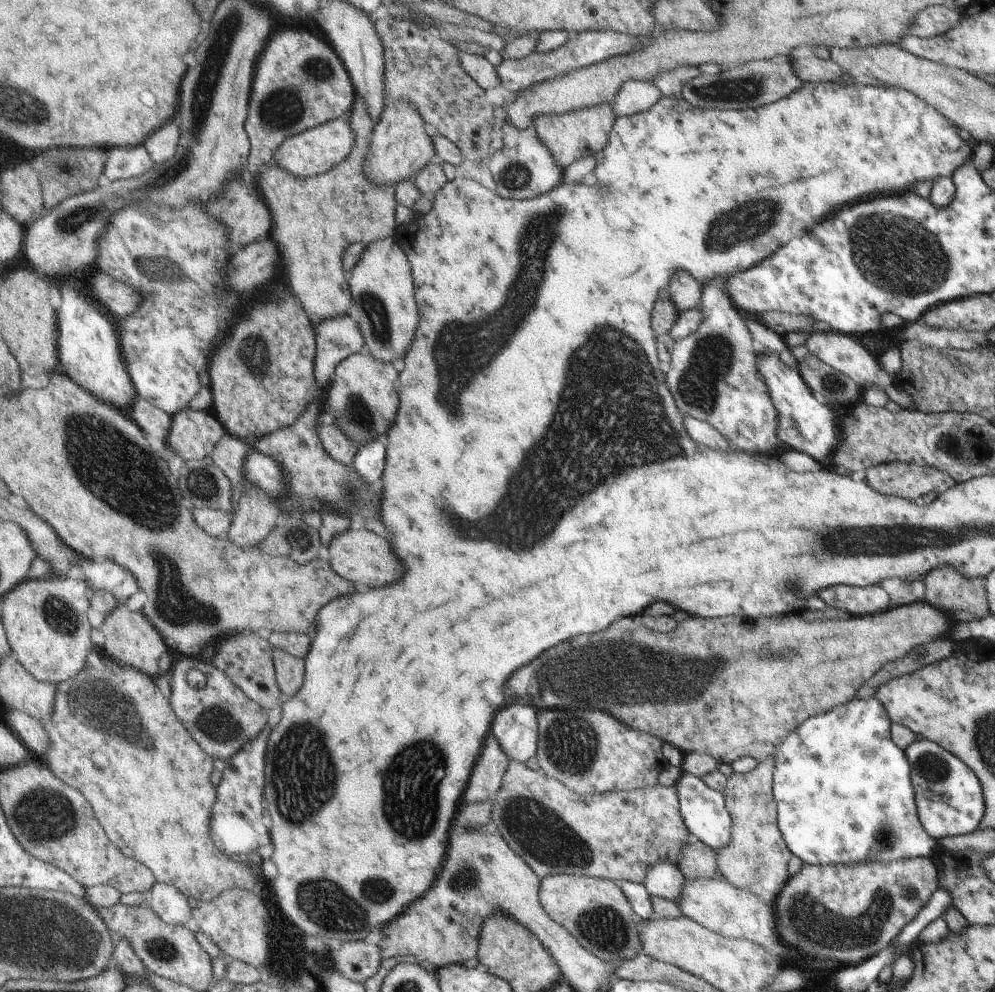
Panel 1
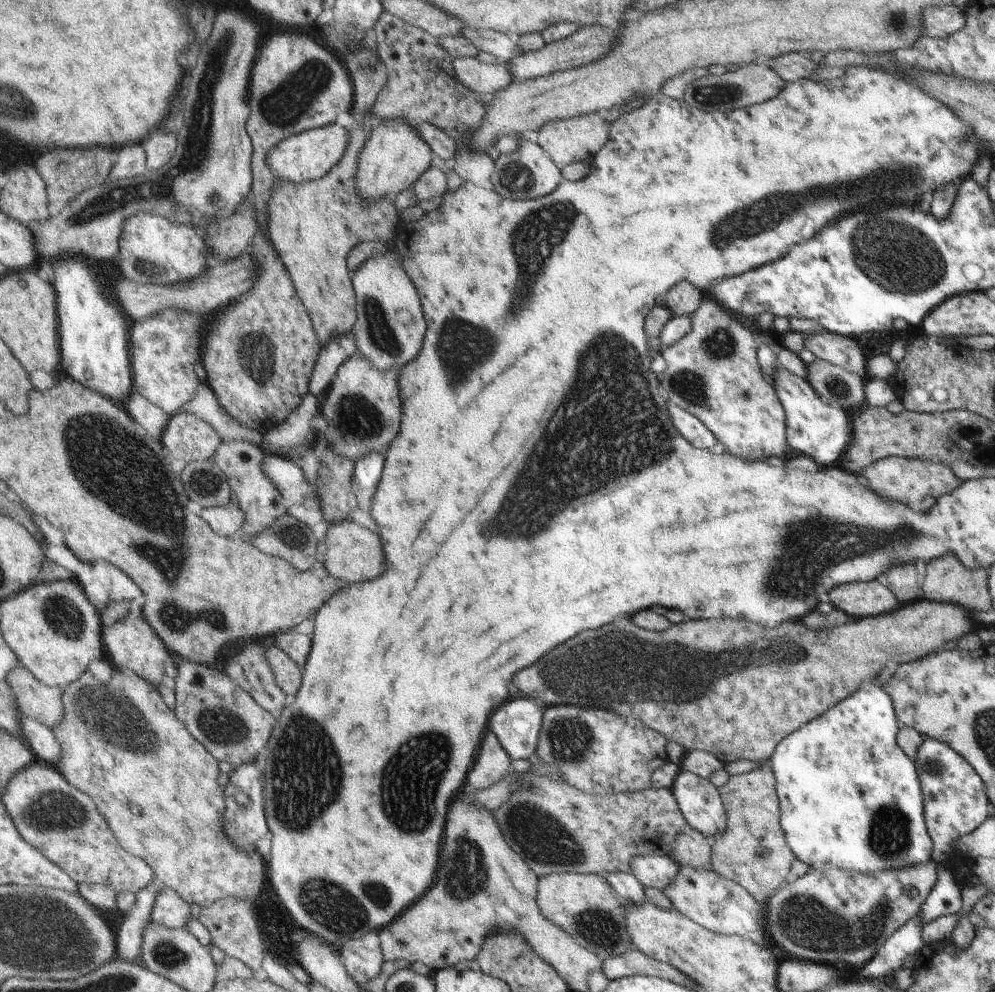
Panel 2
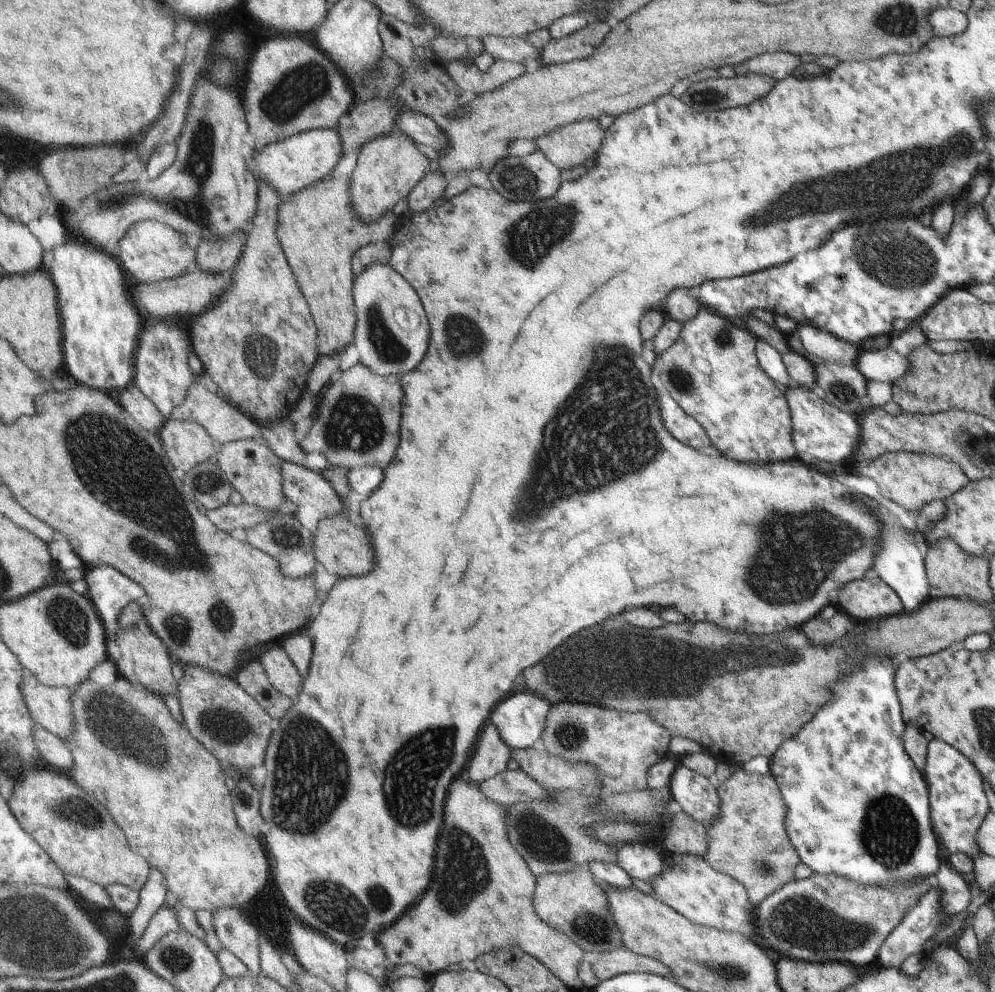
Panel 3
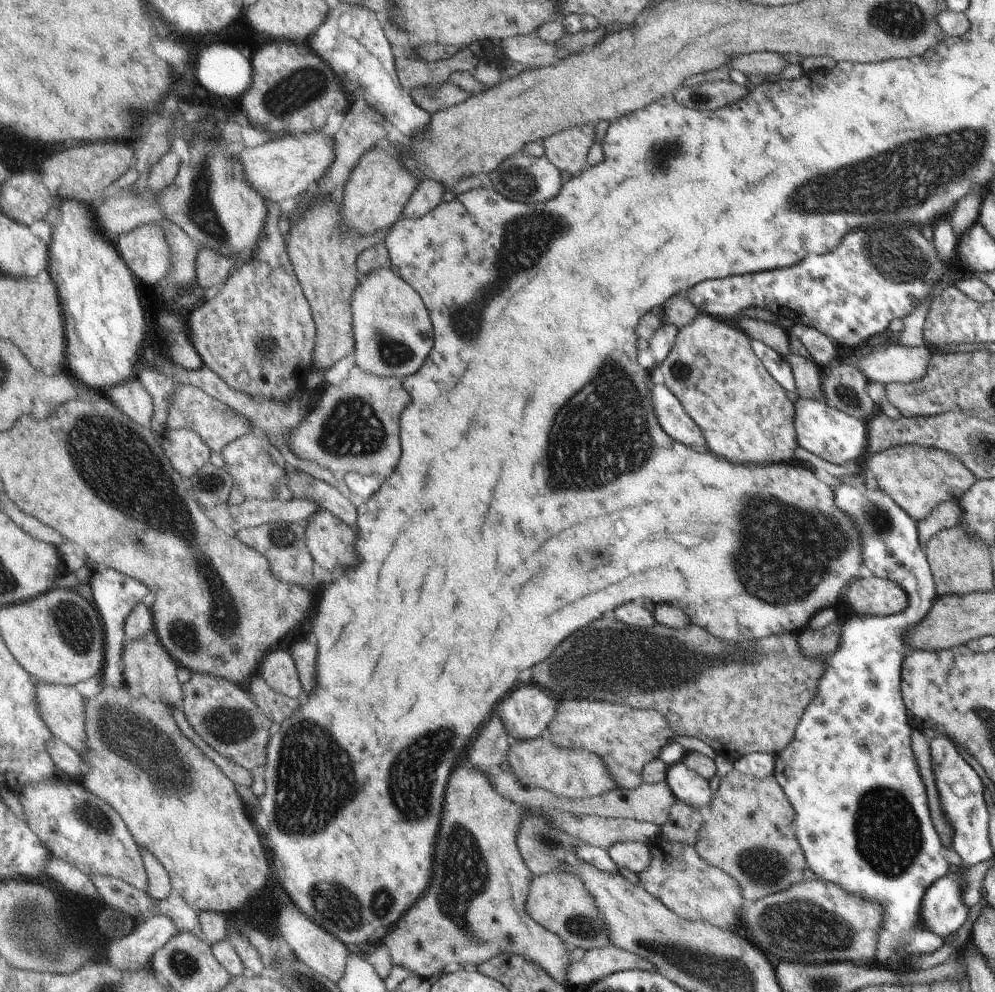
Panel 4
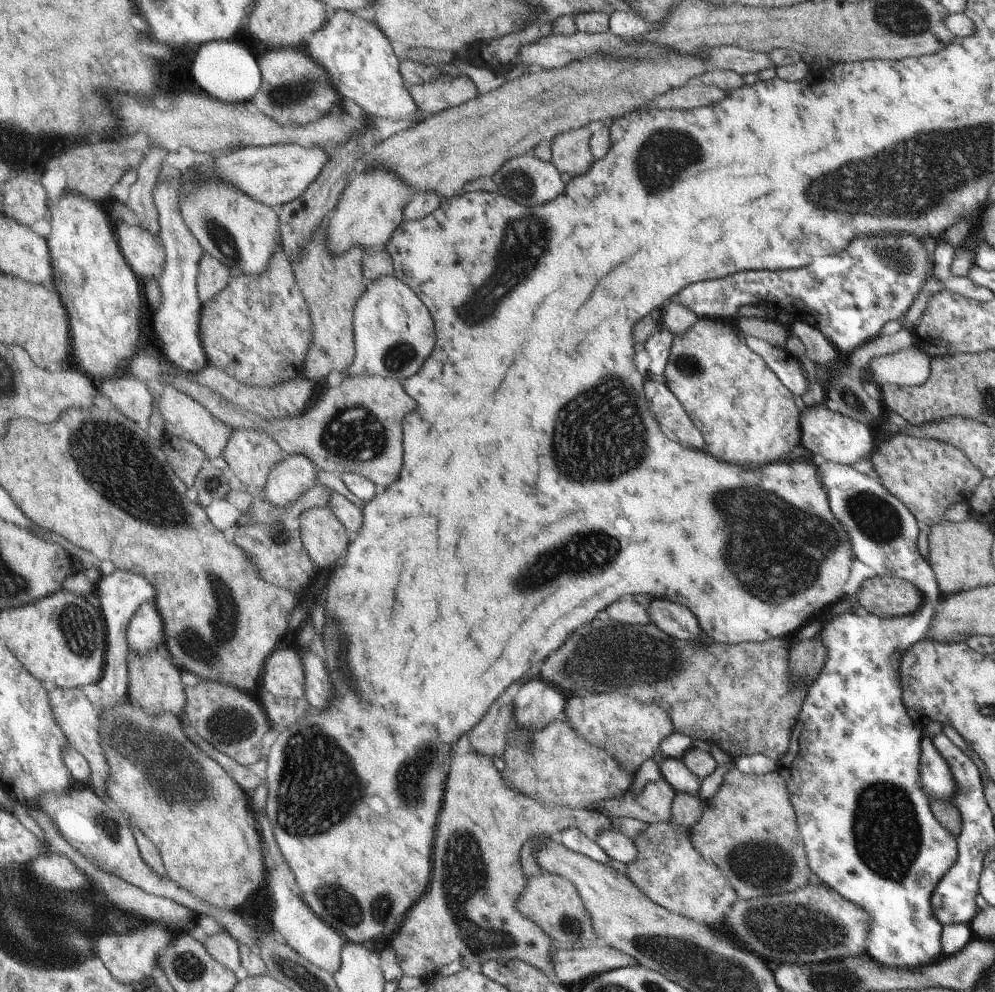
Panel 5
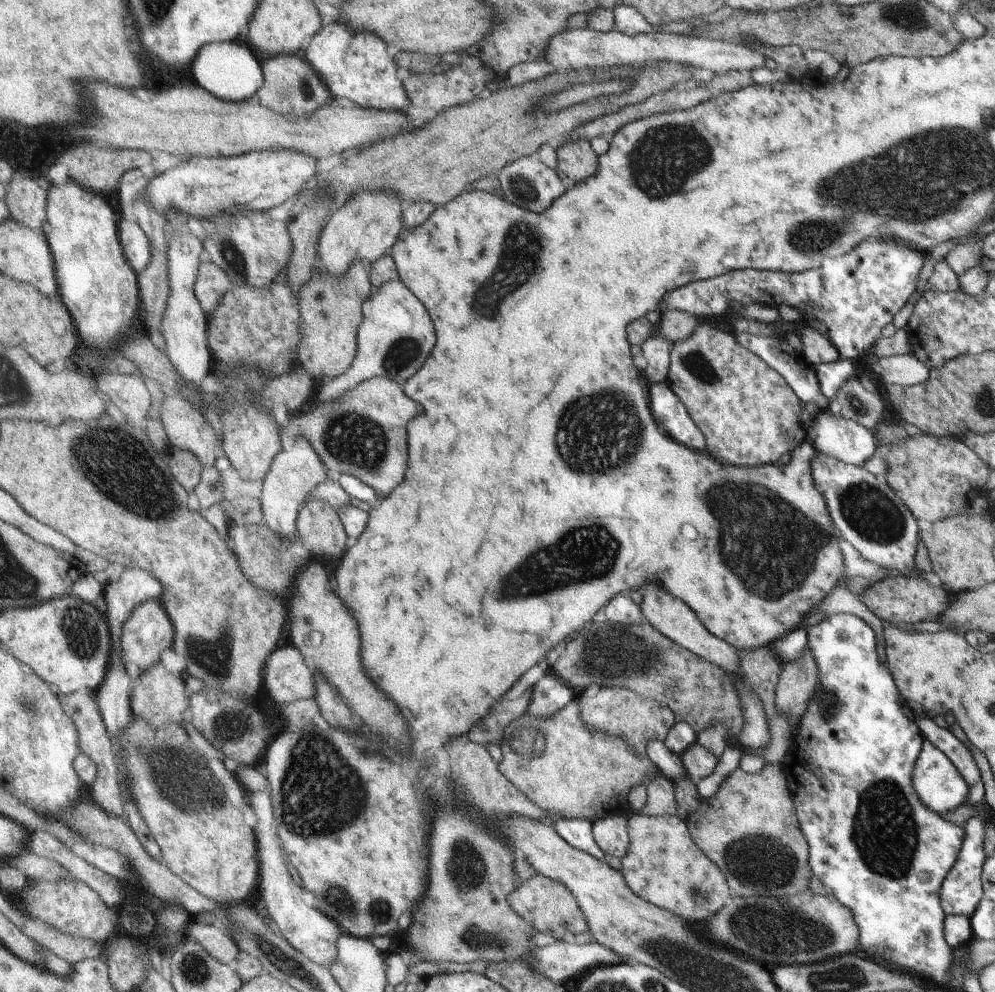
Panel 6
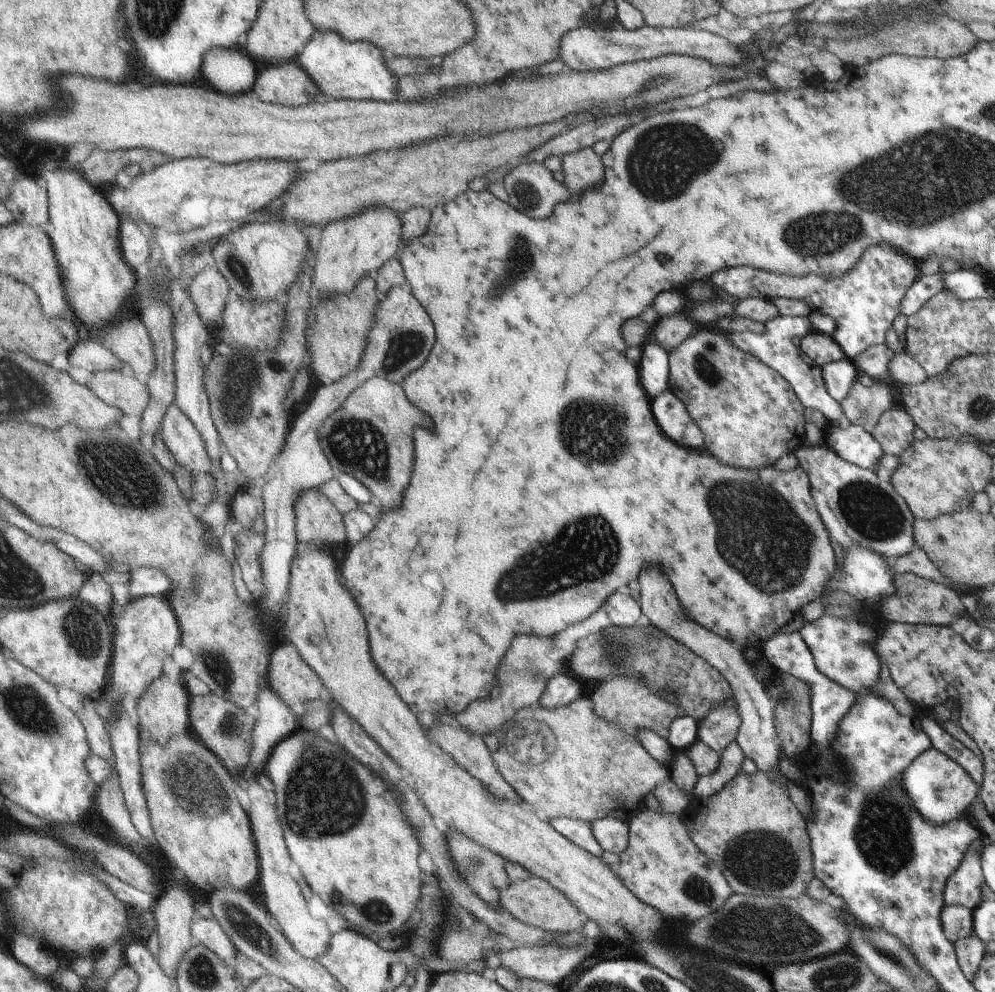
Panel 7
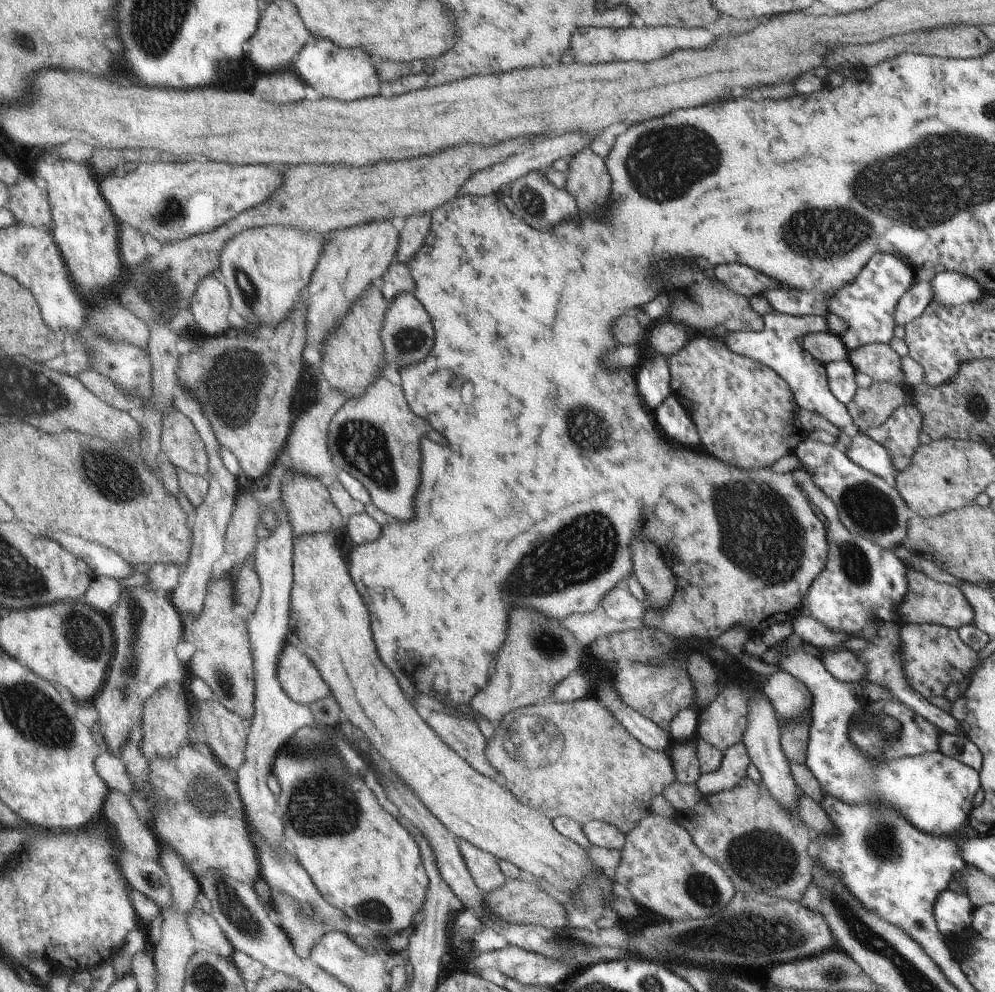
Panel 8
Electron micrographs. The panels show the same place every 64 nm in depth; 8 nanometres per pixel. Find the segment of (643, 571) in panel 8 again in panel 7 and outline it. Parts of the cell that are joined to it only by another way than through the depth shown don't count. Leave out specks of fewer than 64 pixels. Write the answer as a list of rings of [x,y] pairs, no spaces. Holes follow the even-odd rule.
[[[646,570],[640,582],[640,598],[638,603],[644,616],[648,616],[651,624],[658,627],[660,631],[669,634],[674,640],[682,643],[694,651],[694,654],[701,655],[708,662],[714,662],[718,666],[722,676],[728,680],[733,689],[734,700],[737,704],[737,711],[741,715],[741,726],[737,732],[737,743],[742,747],[745,756],[751,758],[757,765],[758,770],[773,775],[780,774],[779,761],[782,758],[779,736],[774,722],[775,702],[768,696],[765,688],[758,682],[744,652],[728,639],[722,638],[704,626],[692,622],[686,612],[682,610],[670,582],[660,570]]]

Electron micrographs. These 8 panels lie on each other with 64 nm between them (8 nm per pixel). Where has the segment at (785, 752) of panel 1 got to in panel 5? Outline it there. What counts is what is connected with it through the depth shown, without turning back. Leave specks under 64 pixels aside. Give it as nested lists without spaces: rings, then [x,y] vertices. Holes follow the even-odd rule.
[[[824,460],[820,466],[816,466],[818,471],[823,476],[823,487],[827,490],[827,500],[829,502],[832,512],[836,518],[844,525],[848,531],[849,539],[853,548],[853,553],[858,560],[861,560],[870,566],[876,574],[884,577],[898,577],[899,579],[908,581],[913,584],[922,594],[922,604],[913,613],[904,615],[903,617],[886,617],[878,622],[875,615],[868,612],[859,611],[854,614],[844,613],[838,615],[824,624],[820,635],[825,647],[827,648],[827,657],[825,658],[824,666],[819,672],[819,675],[813,680],[810,690],[807,694],[803,708],[800,712],[800,719],[793,729],[792,744],[789,746],[787,754],[782,755],[777,762],[776,772],[788,784],[789,797],[792,799],[793,806],[797,811],[797,827],[801,833],[801,838],[804,840],[805,849],[808,854],[809,865],[811,872],[816,874],[823,884],[837,890],[843,897],[849,901],[856,903],[862,907],[871,918],[871,930],[869,931],[869,948],[868,956],[874,959],[879,964],[884,964],[887,967],[898,968],[922,968],[924,965],[933,965],[937,963],[940,952],[944,952],[944,927],[939,920],[934,916],[932,905],[932,894],[936,886],[944,880],[944,876],[953,868],[960,856],[956,852],[956,840],[948,834],[948,830],[944,830],[936,818],[930,812],[928,806],[928,795],[925,793],[920,780],[921,756],[920,756],[920,732],[912,724],[912,718],[906,714],[906,707],[902,702],[902,687],[900,684],[900,658],[905,651],[910,650],[918,641],[922,641],[927,635],[928,625],[932,622],[932,618],[939,608],[939,599],[941,592],[935,579],[934,571],[930,563],[922,557],[916,540],[918,540],[918,523],[914,515],[898,500],[892,496],[886,488],[881,485],[874,475],[862,474],[850,465],[841,465],[838,462],[831,460]]]

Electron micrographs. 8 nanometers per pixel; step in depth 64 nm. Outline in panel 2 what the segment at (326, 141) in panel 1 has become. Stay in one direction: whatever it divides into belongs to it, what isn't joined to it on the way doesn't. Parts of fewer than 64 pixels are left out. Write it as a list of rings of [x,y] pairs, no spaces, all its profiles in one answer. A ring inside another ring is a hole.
[[[331,124],[288,137],[269,154],[269,161],[278,178],[295,183],[310,182],[324,178],[336,168],[350,148],[352,136],[342,124]]]

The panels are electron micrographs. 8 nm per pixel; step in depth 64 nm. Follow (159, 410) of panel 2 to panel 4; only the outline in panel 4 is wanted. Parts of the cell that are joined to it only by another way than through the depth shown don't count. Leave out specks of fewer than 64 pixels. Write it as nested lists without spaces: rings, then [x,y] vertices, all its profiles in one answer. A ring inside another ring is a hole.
[[[138,378],[108,389],[106,394],[138,424],[151,428],[155,422],[155,398]]]

